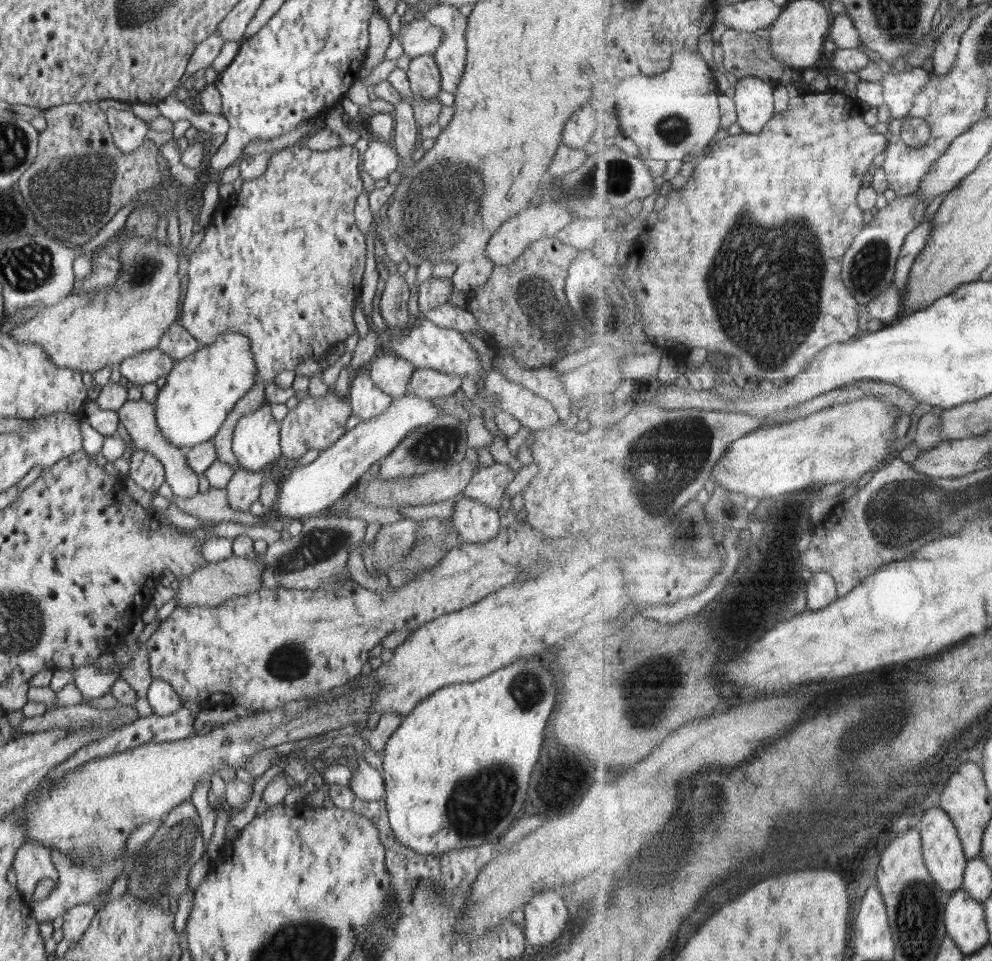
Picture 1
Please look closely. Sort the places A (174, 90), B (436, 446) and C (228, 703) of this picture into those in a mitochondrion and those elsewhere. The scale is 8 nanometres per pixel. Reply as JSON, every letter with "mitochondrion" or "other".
{"A":"other","B":"mitochondrion","C":"other"}

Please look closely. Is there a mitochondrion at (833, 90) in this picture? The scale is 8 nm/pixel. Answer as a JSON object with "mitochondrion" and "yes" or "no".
{"mitochondrion":"no"}

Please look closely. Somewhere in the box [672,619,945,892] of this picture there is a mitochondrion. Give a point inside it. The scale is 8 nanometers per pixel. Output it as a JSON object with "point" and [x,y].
{"point":[711,791]}

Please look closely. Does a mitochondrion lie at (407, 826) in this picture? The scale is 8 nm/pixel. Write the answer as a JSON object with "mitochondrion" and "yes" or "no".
{"mitochondrion":"no"}

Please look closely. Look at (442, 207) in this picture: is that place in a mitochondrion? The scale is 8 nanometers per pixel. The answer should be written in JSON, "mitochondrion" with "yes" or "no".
{"mitochondrion":"yes"}

